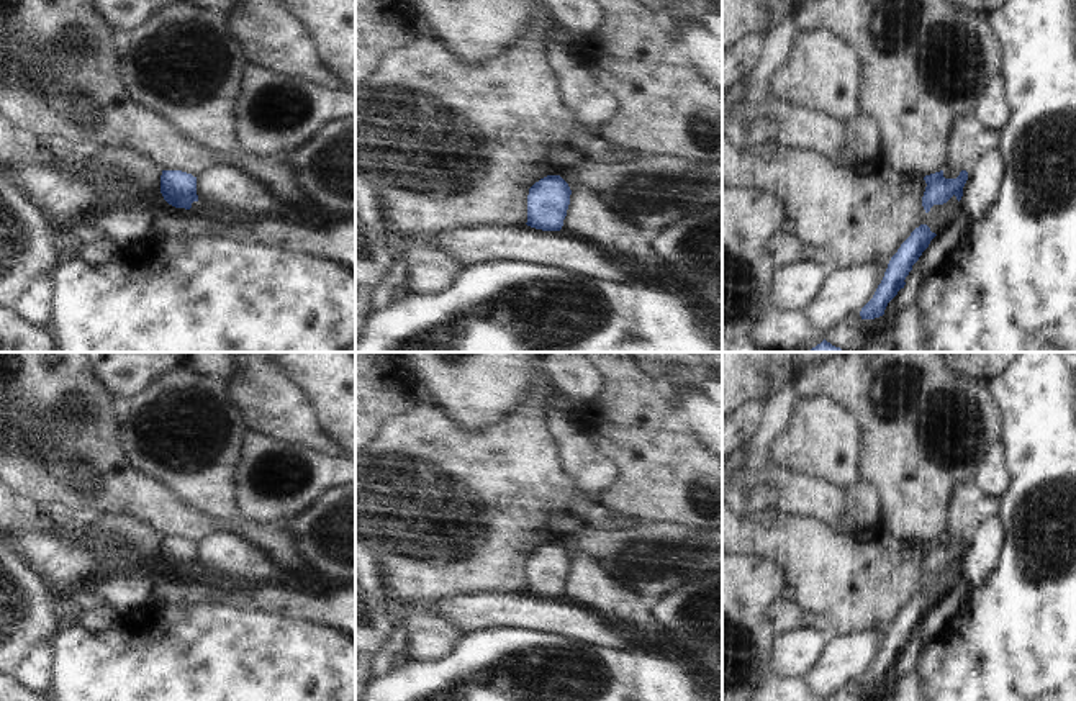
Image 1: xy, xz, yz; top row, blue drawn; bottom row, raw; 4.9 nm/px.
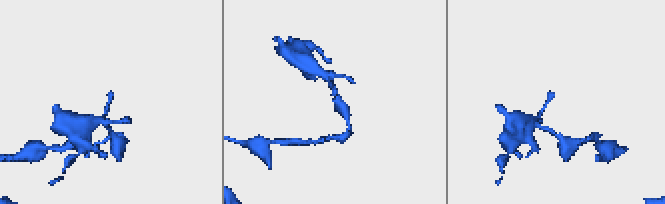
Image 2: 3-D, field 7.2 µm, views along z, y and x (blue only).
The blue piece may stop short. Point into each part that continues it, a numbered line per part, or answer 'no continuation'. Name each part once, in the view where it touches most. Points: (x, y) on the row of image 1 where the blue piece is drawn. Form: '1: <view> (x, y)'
no continuation

